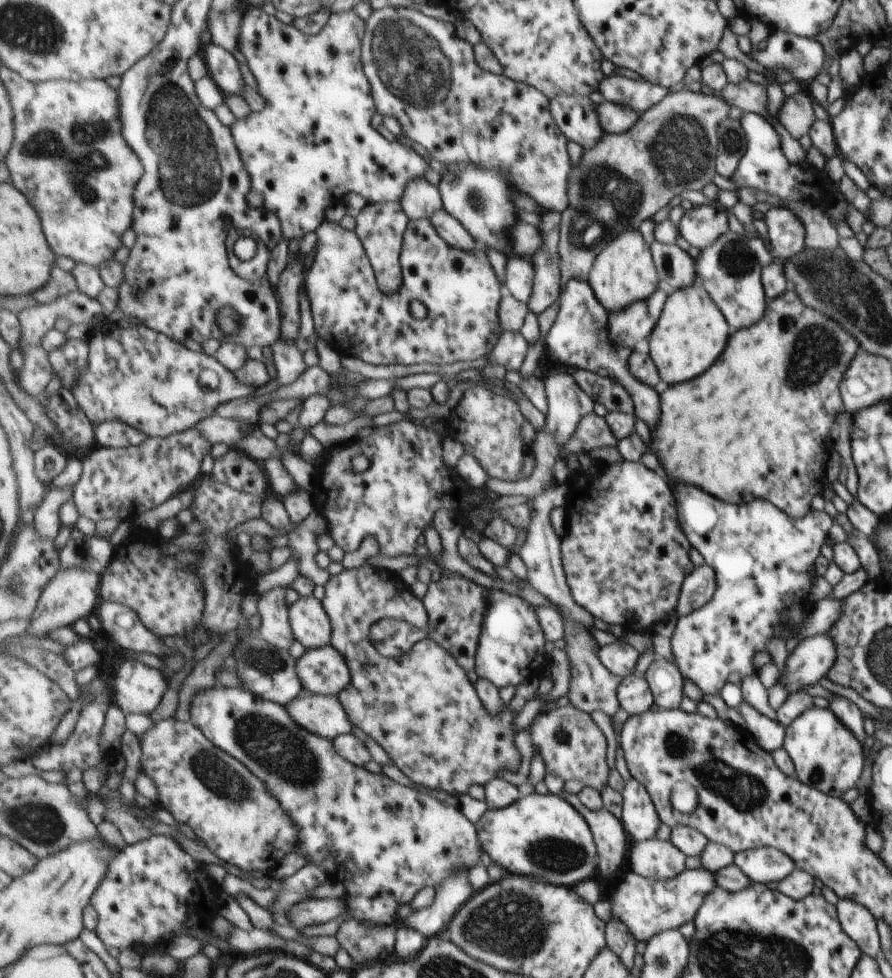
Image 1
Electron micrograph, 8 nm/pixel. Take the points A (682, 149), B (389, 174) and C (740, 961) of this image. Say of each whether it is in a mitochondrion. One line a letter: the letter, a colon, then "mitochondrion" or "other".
A: mitochondrion
B: other
C: mitochondrion

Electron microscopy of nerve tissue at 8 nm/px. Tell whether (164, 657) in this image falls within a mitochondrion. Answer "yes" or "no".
no

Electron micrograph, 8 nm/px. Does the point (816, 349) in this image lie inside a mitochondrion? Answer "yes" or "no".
yes

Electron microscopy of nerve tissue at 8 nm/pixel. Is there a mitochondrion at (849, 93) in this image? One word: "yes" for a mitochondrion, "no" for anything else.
no

